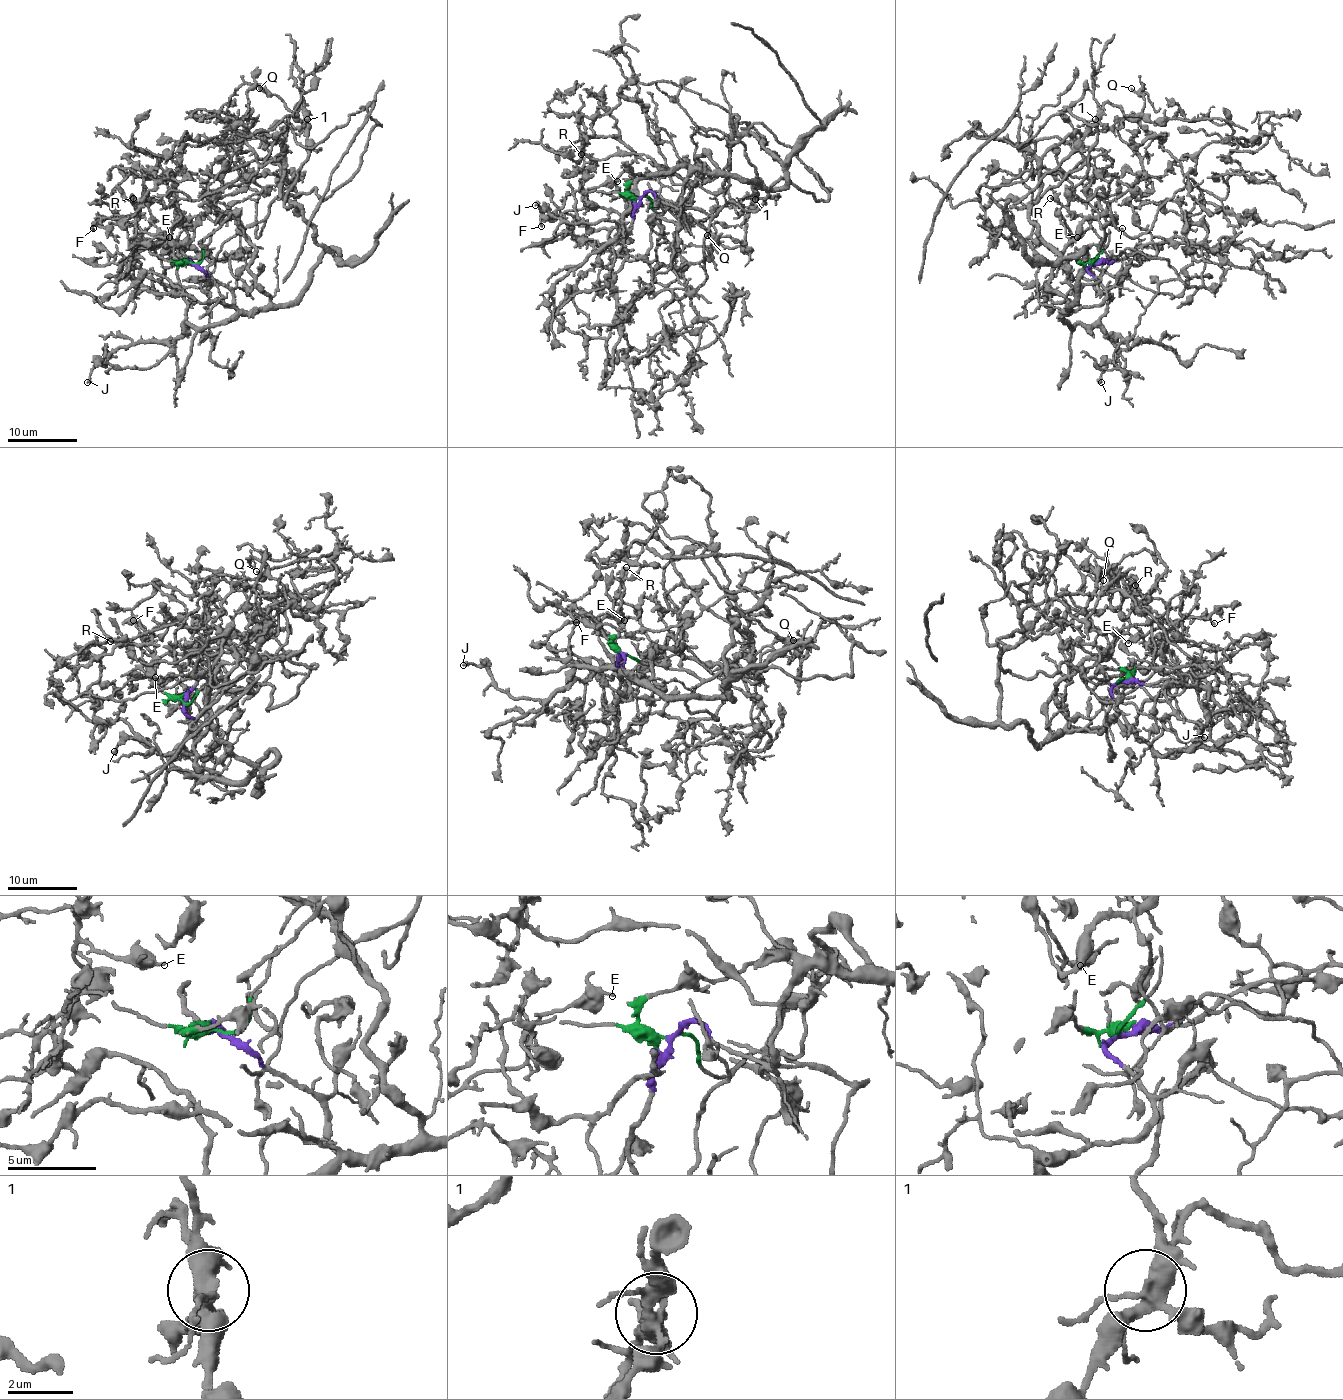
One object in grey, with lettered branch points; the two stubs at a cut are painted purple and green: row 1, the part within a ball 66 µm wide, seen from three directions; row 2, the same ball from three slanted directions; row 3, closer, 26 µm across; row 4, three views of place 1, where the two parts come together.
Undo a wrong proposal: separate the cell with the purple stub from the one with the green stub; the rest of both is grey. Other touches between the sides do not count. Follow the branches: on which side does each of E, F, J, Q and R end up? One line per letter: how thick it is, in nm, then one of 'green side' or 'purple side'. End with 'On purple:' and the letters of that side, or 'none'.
E: 340 nm | green side
F: 170 nm | green side
J: 320 nm | purple side
Q: 150 nm | purple side
R: 130 nm | green side
On purple: J, Q

